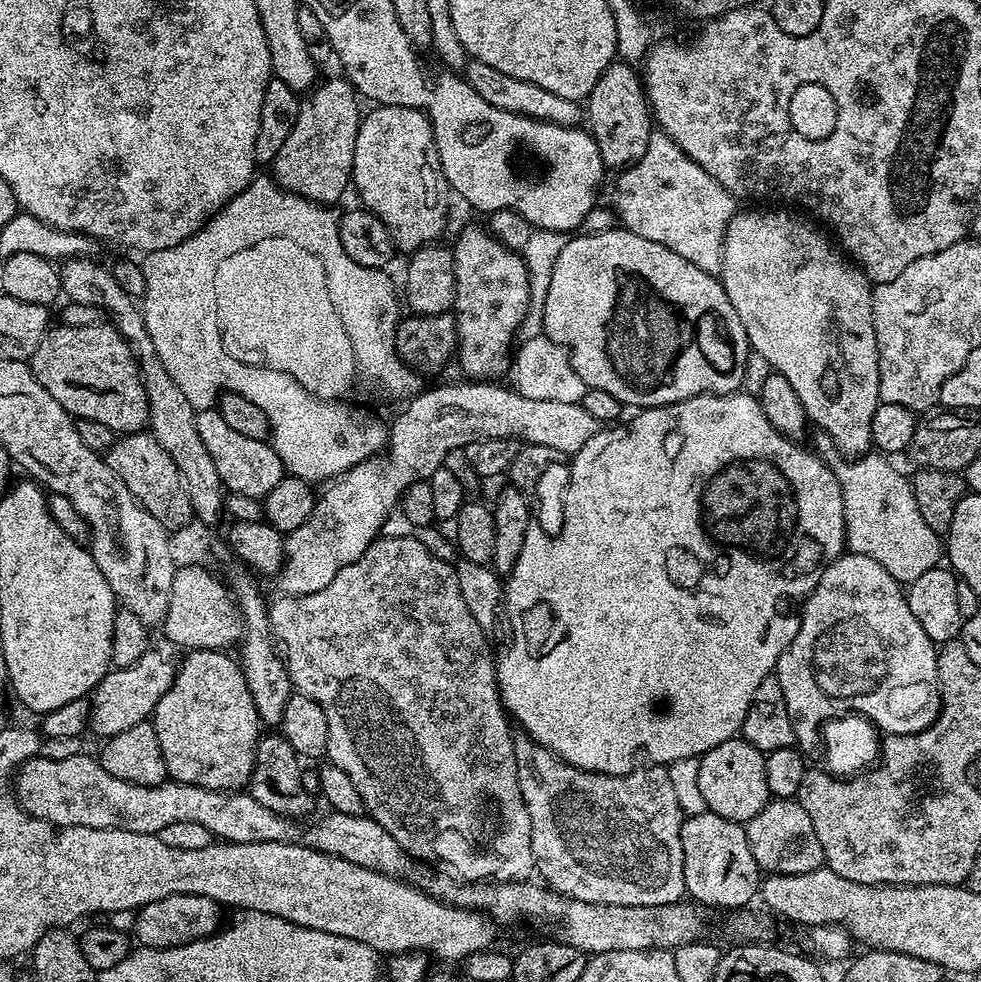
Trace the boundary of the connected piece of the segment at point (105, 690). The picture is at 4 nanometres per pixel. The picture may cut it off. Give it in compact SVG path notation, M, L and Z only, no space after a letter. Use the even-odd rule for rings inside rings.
M150 650L134 662L134 666L112 668L102 678L98 687L90 693L92 705L91 731L97 732L100 738L118 734L122 730L130 730L130 726L145 723L156 711L156 703L170 690L176 677L177 661L171 660L164 652Z

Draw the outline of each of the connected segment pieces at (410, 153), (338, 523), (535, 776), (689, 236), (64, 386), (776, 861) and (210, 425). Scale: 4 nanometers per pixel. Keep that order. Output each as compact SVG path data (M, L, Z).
M382 104L363 117L357 141L354 142L354 162L351 183L360 195L359 203L386 226L397 253L411 254L422 246L437 243L448 224L448 179L438 158L432 121L419 108L403 108Z
M464 382L468 384L444 384L441 388L432 388L419 393L419 396L413 397L407 401L408 404L404 408L404 413L390 424L390 435L386 445L386 453L388 452L388 460L384 454L377 454L369 457L368 460L358 462L354 467L341 472L327 485L328 488L323 493L319 493L314 510L310 514L310 518L306 518L306 522L302 522L302 526L298 526L298 530L287 533L284 542L284 565L280 567L278 573L278 581L280 580L280 592L286 596L305 596L306 594L314 594L314 590L323 590L325 586L330 586L330 582L334 582L334 578L338 575L338 570L342 570L342 566L350 566L350 562L358 562L358 558L362 558L362 554L366 554L366 550L372 545L373 540L377 539L385 531L384 523L388 520L388 515L393 511L397 511L398 505L408 487L416 483L418 480L428 480L434 474L434 470L445 467L448 455L452 451L462 450L470 442L478 442L482 438L506 438L507 440L515 439L524 444L537 444L538 446L554 446L554 450L558 450L562 454L574 454L578 450L582 450L582 446L586 446L586 442L590 442L590 438L594 438L594 434L599 432L602 425L596 420L586 409L583 403L575 404L574 402L545 402L539 398L526 398L522 394L518 394L511 387L503 388L500 382Z
M523 730L513 735L514 758L518 766L518 786L522 786L522 798L526 802L526 810L530 810L530 842L536 859L535 871L540 872L539 879L553 892L560 892L582 902L591 904L609 904L610 906L642 906L647 908L649 904L678 904L685 899L684 871L682 870L682 838L680 827L684 821L685 813L680 811L678 797L674 794L674 782L670 778L667 767L641 766L629 776L611 776L610 774L598 774L587 772L578 766L570 766L558 754L554 754L546 746L535 744Z
M659 130L653 131L646 154L642 154L636 164L623 169L617 176L620 177L616 180L614 212L623 227L638 234L638 238L658 242L658 246L666 246L666 250L682 254L682 258L686 258L686 262L694 262L698 270L706 270L706 274L719 277L726 226L738 211L737 197L730 195L717 180L710 178L710 174L706 174L698 162L691 160L671 138Z
M111 323L98 326L49 327L38 342L30 361L34 378L50 390L76 420L93 420L110 426L117 434L148 428L148 399L132 347Z
M769 799L762 814L750 818L744 833L750 842L750 854L764 874L806 874L824 864L822 842L810 823L810 814L802 810L800 801Z
M215 407L197 411L196 425L202 443L210 450L210 458L214 458L214 466L218 470L218 478L222 478L225 489L238 496L255 496L263 498L278 486L278 482L286 475L284 463L272 448L268 440L245 438L226 426L222 414Z

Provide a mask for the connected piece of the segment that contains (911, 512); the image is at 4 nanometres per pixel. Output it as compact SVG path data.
M817 431L815 435L811 447L823 454L824 463L831 468L842 490L847 551L874 558L874 562L886 566L889 574L904 586L926 574L926 570L937 567L942 560L942 540L938 533L926 526L926 522L922 522L918 502L914 502L911 479L903 476L888 461L891 459L887 455L865 454L849 462L842 458L837 448L833 448L832 439L825 432Z

